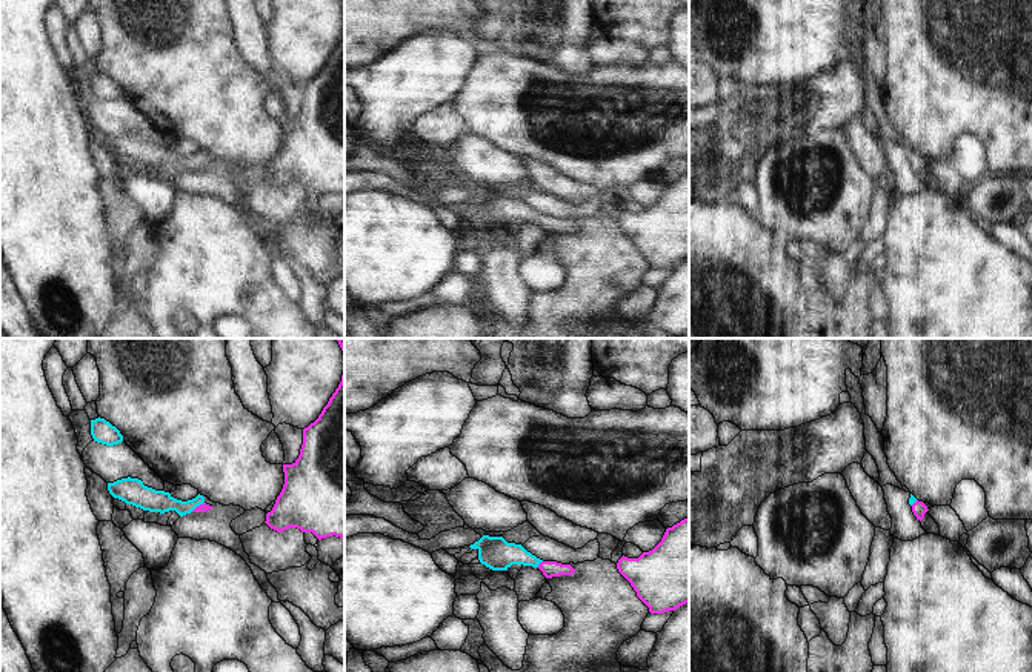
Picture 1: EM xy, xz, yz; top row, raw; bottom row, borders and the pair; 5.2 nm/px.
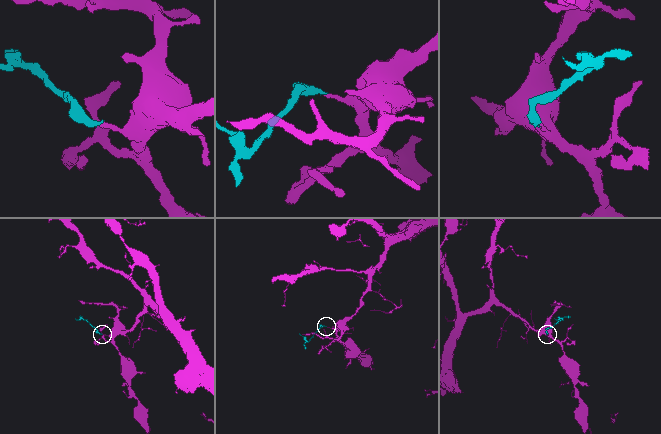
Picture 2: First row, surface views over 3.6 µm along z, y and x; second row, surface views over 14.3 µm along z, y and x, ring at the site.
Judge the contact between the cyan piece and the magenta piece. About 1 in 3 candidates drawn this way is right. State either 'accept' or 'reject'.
accept

